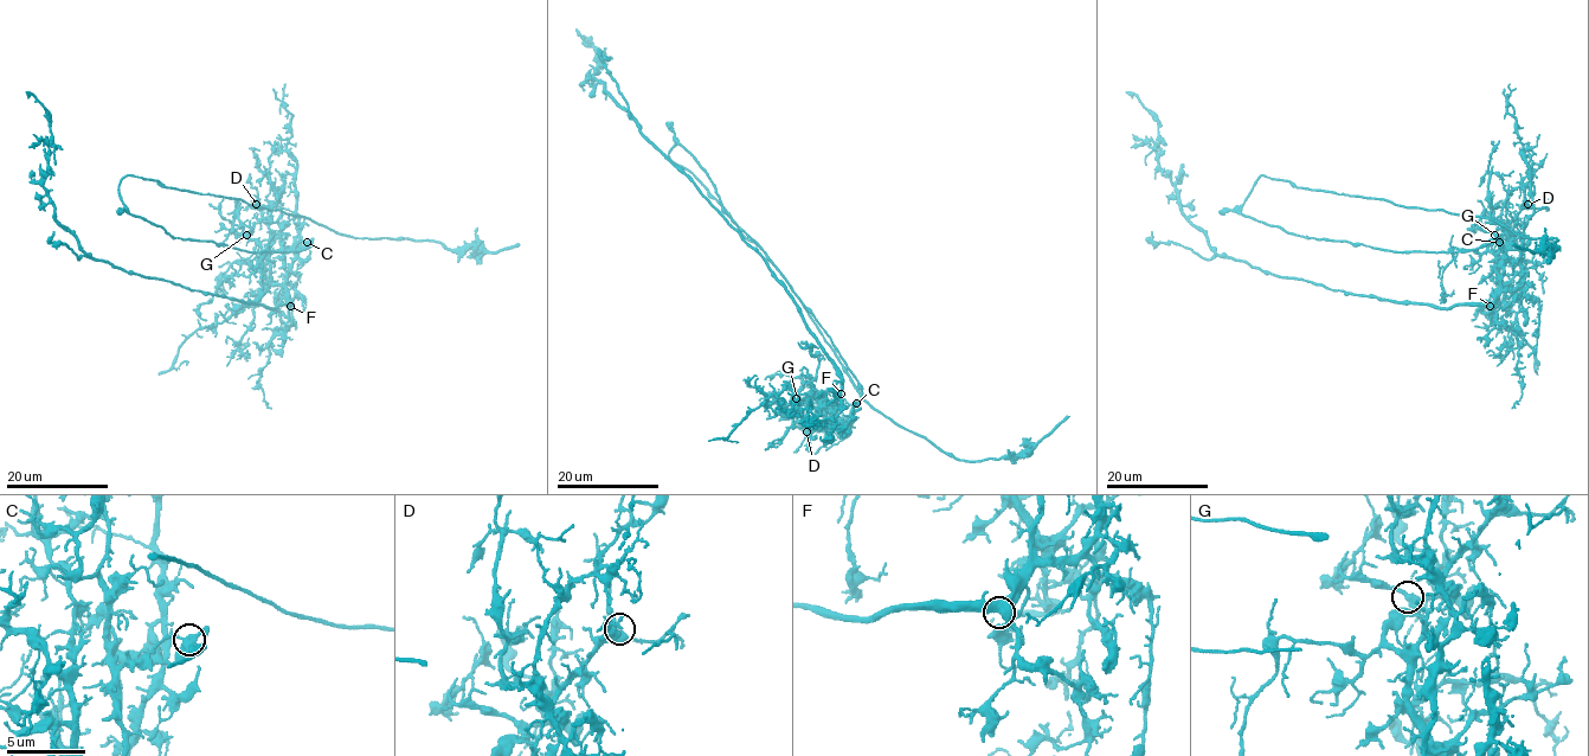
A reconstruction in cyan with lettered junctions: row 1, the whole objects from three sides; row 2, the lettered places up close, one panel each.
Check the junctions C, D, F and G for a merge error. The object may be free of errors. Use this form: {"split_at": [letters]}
{"split_at": ["C"]}

